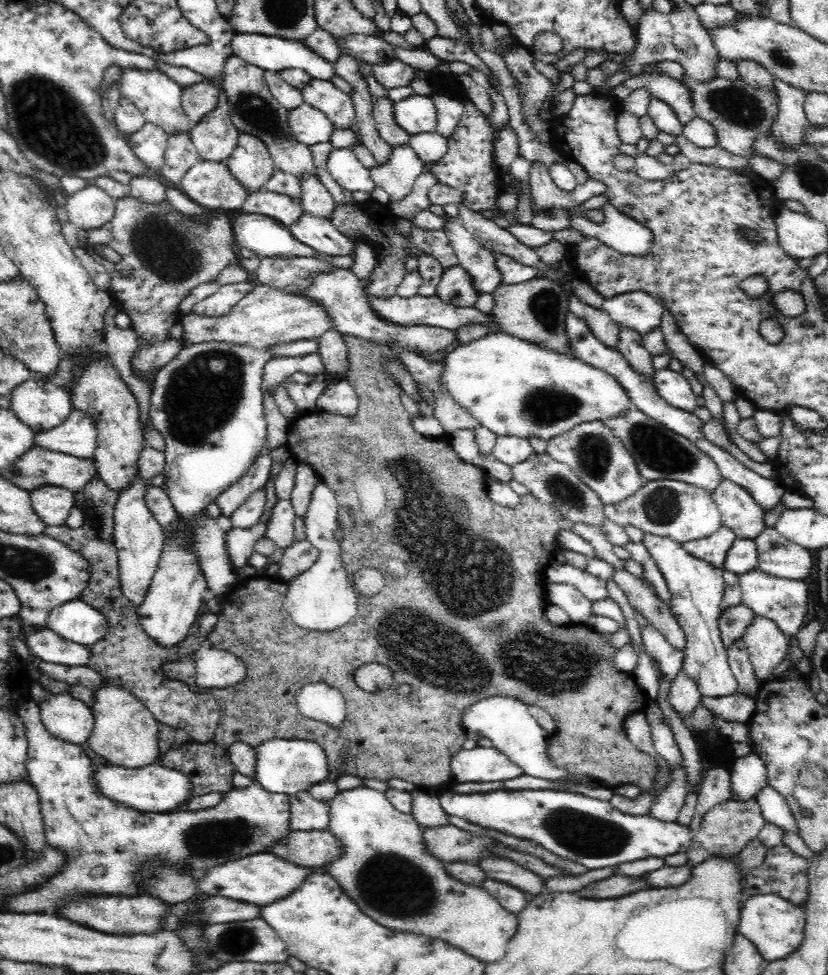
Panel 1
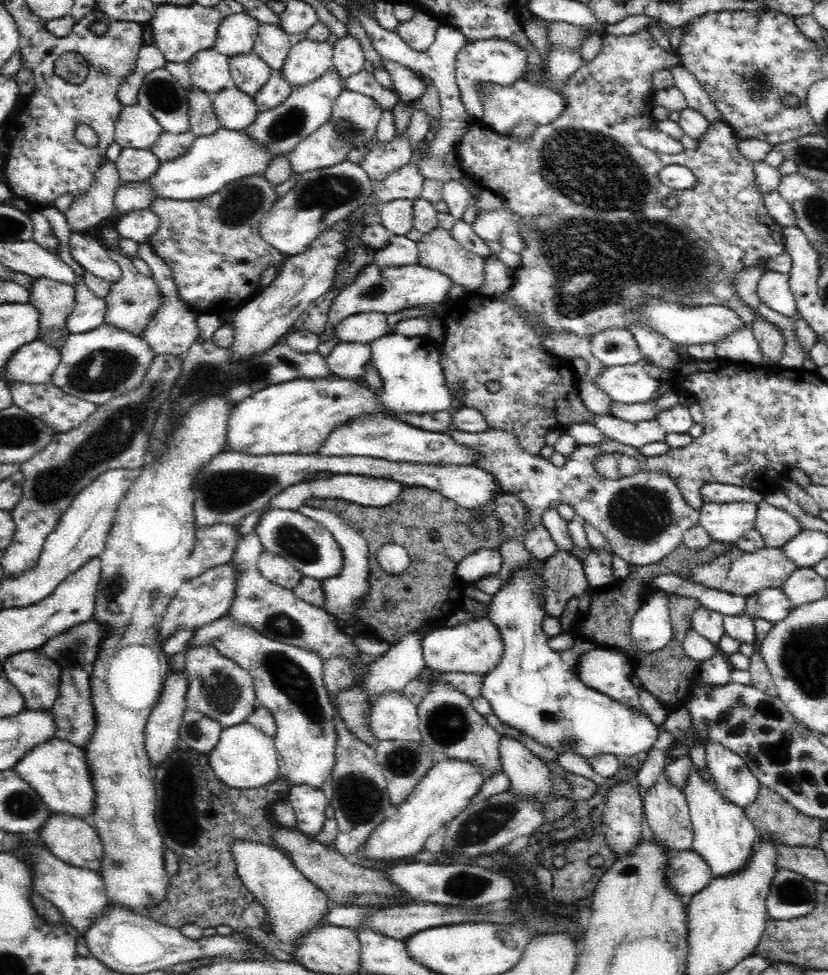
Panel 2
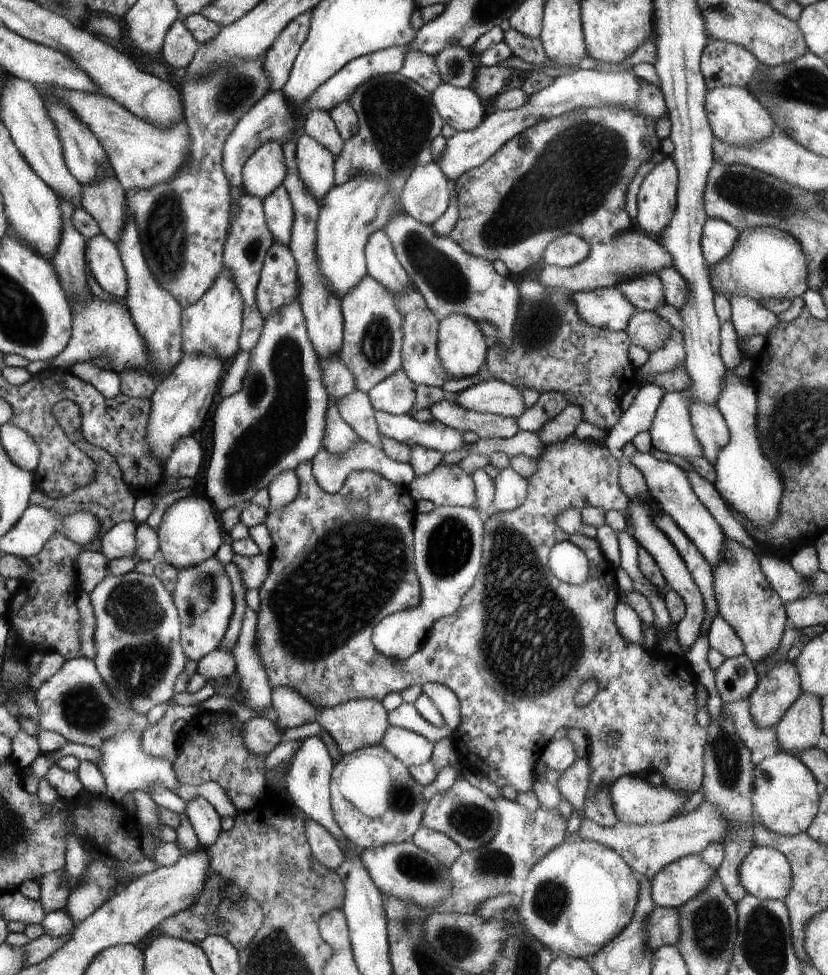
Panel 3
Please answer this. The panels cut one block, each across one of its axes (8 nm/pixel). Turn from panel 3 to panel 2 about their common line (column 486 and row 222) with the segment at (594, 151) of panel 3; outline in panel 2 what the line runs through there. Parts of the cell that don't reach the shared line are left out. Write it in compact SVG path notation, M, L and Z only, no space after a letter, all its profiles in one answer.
M248 176L248 178L238 178L234 184L224 186L216 194L200 200L168 200L168 198L158 198L150 210L160 218L160 230L152 234L148 244L152 246L154 254L160 256L176 282L178 294L184 302L192 306L194 312L198 314L216 314L222 318L226 312L234 312L248 300L252 300L260 292L260 276L262 272L274 264L274 268L282 268L282 252L278 252L274 246L266 244L260 236L260 220L264 214L276 204L276 186L266 180L266 176Z

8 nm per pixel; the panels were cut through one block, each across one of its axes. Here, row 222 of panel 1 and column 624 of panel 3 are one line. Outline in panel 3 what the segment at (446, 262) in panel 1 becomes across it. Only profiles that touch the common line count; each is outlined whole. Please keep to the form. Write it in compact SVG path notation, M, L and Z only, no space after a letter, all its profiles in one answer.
M523 278L517 286L519 290L519 306L517 306L517 320L513 324L513 344L511 344L511 350L503 350L501 344L493 344L487 348L487 356L485 356L485 368L487 368L487 374L491 376L491 380L497 380L497 382L503 382L503 384L511 384L515 386L517 390L523 390L523 388L531 388L531 390L537 390L539 394L545 394L545 392L563 392L563 396L569 400L569 404L573 406L579 406L583 410L583 420L605 430L607 434L617 426L623 410L619 408L621 404L621 398L627 390L631 390L633 386L637 386L637 372L635 372L635 366L631 364L629 360L629 348L631 348L631 338L627 336L627 332L611 332L611 330L605 330L605 328L595 328L591 324L587 324L585 320L581 320L577 308L575 308L575 302L573 302L573 292L571 290L563 290L563 288L545 288L545 284L537 284L537 278Z

